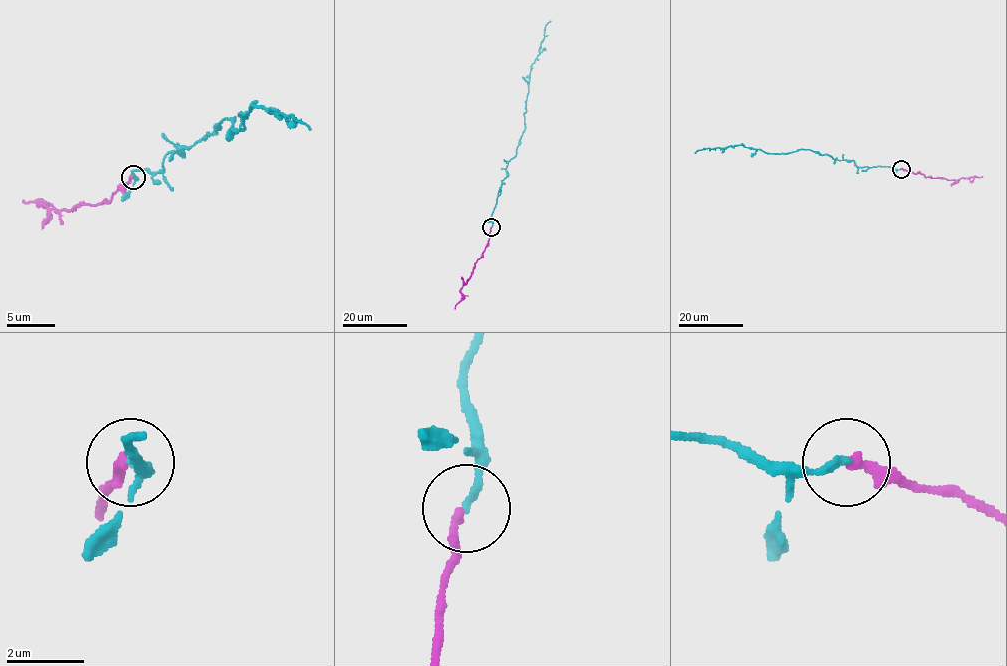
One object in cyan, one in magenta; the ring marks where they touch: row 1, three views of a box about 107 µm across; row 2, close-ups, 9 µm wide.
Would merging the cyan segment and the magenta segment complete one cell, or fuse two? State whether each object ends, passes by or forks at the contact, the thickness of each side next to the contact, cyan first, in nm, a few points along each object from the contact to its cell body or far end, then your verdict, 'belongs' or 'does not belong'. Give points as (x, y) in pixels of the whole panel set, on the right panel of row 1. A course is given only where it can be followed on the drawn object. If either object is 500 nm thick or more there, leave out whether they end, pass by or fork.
cyan ends; magenta ends; calibres 200 and 240 nm; course cyan (901, 168), (858, 167), (852, 160), (834, 159), (808, 149), (774, 154), (738, 145), (703, 148), (695, 153); course magenta (901, 168), (926, 177), (952, 180), (983, 176); belongs

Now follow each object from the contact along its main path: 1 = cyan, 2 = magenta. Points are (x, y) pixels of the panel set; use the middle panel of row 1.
1: (491, 227), (506, 165), (516, 153), (522, 134), (531, 64), (551, 21)
2: (491, 227), (488, 244), (460, 289), (462, 298), (455, 309)

